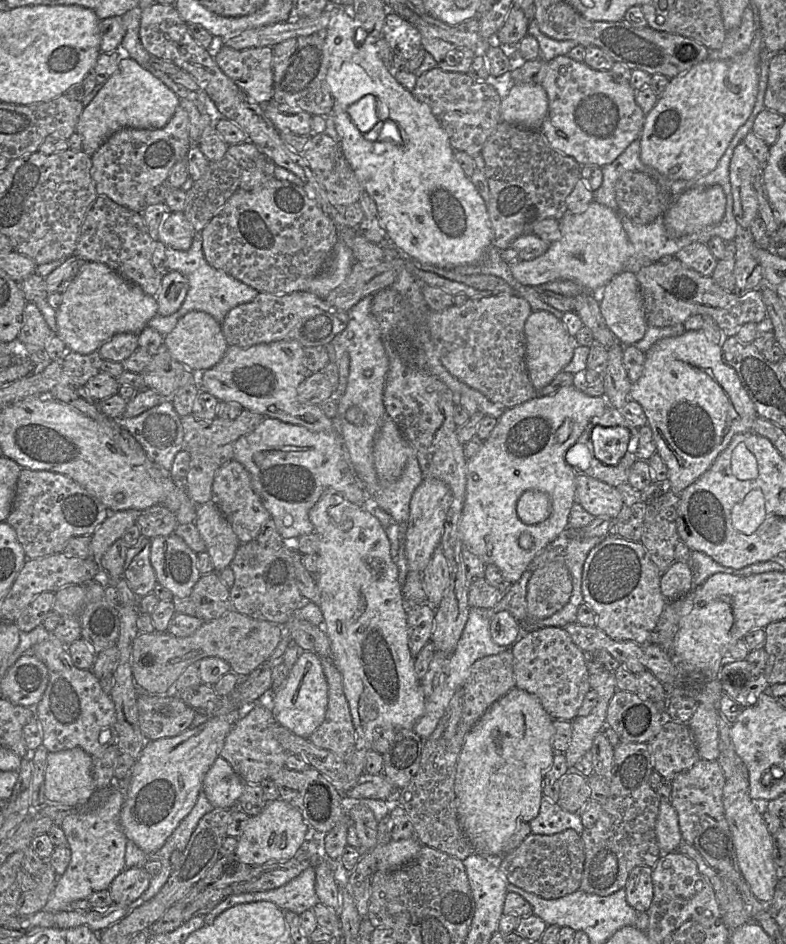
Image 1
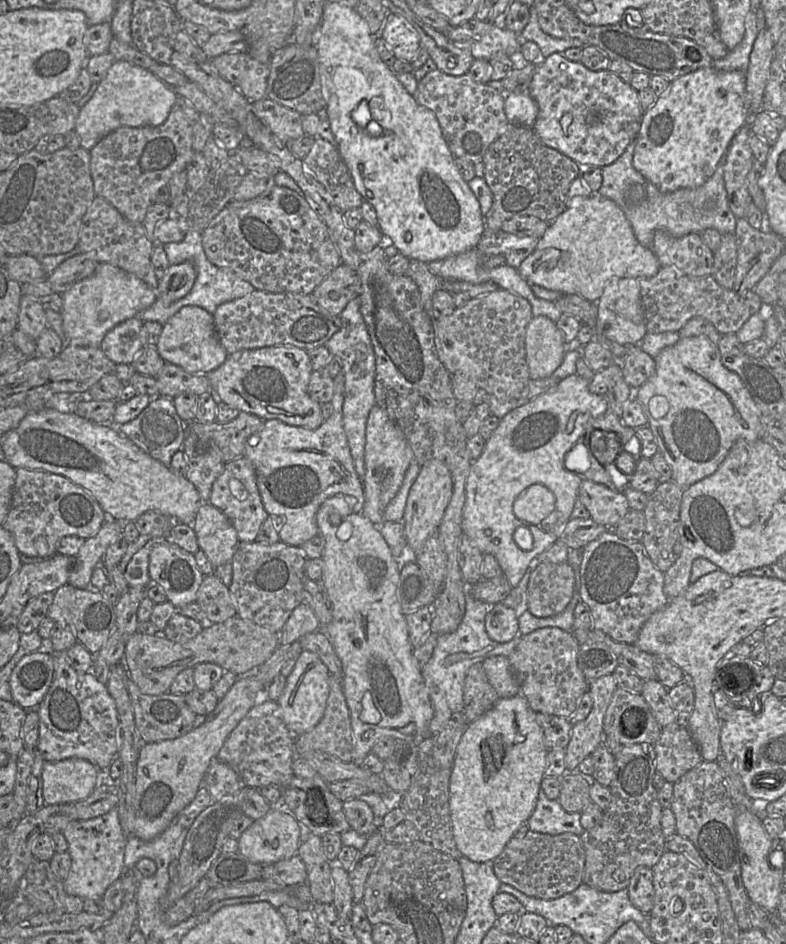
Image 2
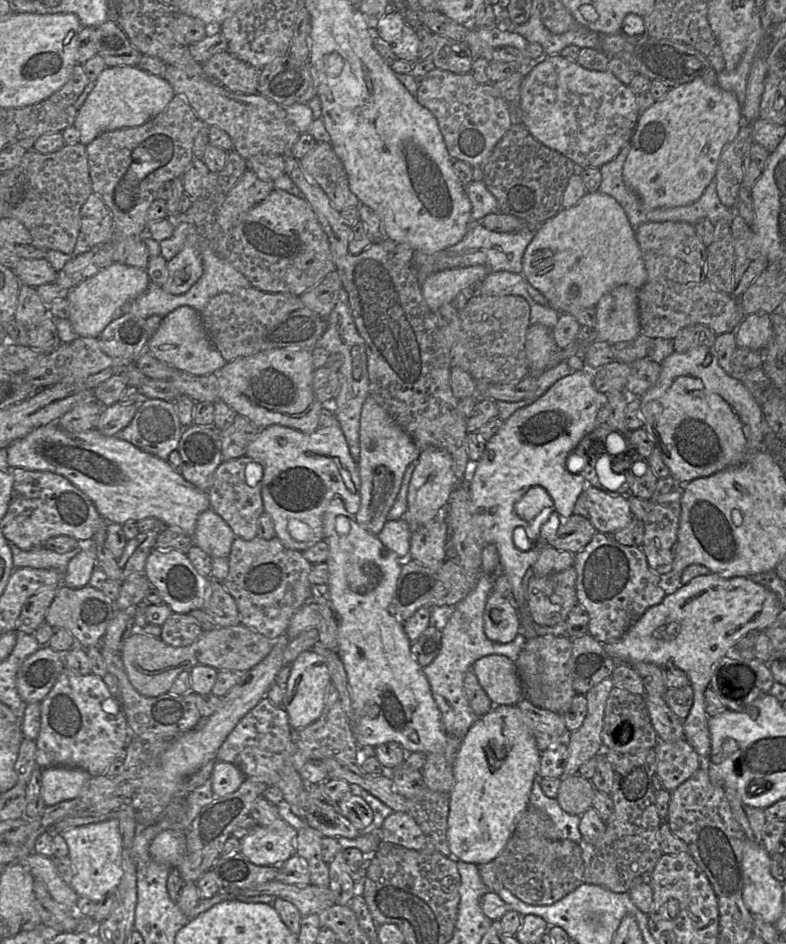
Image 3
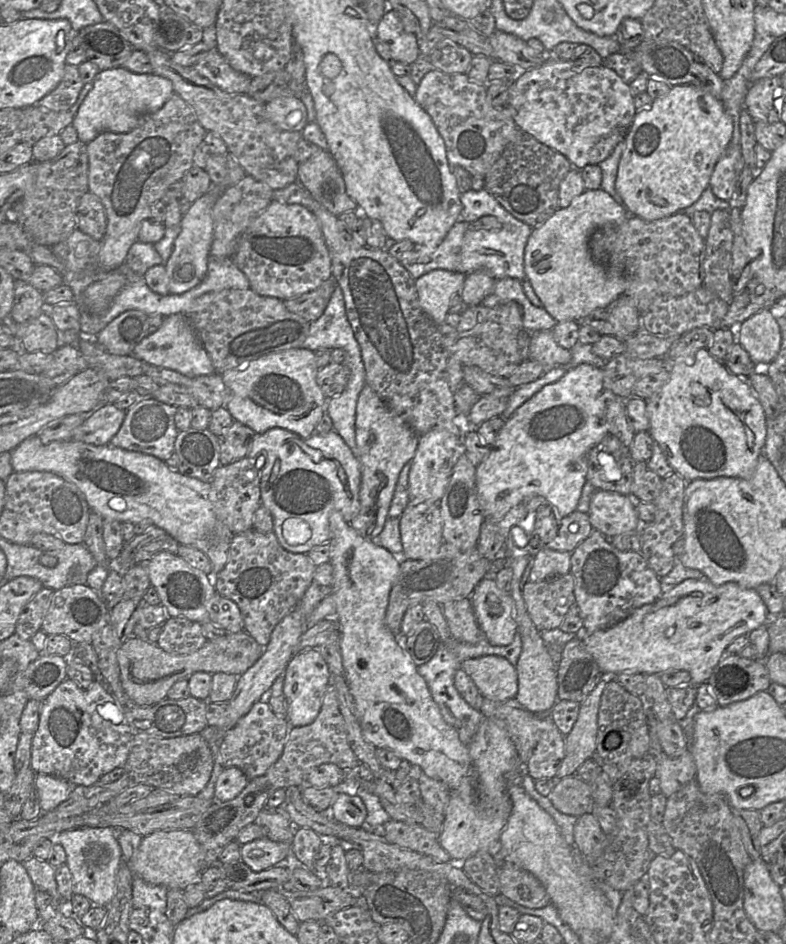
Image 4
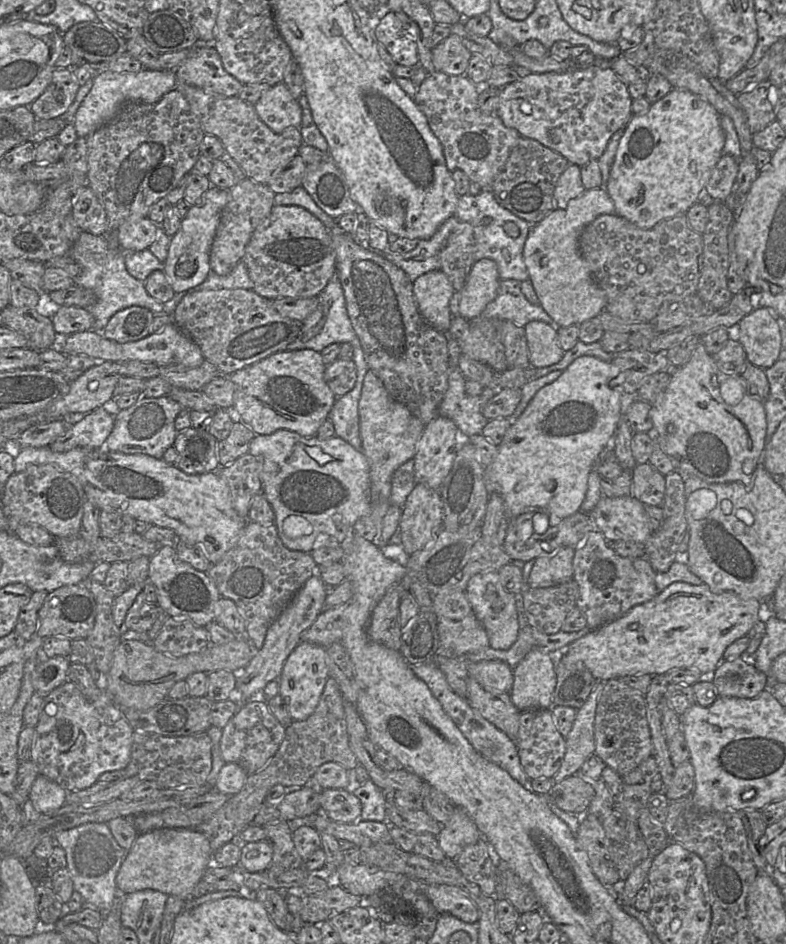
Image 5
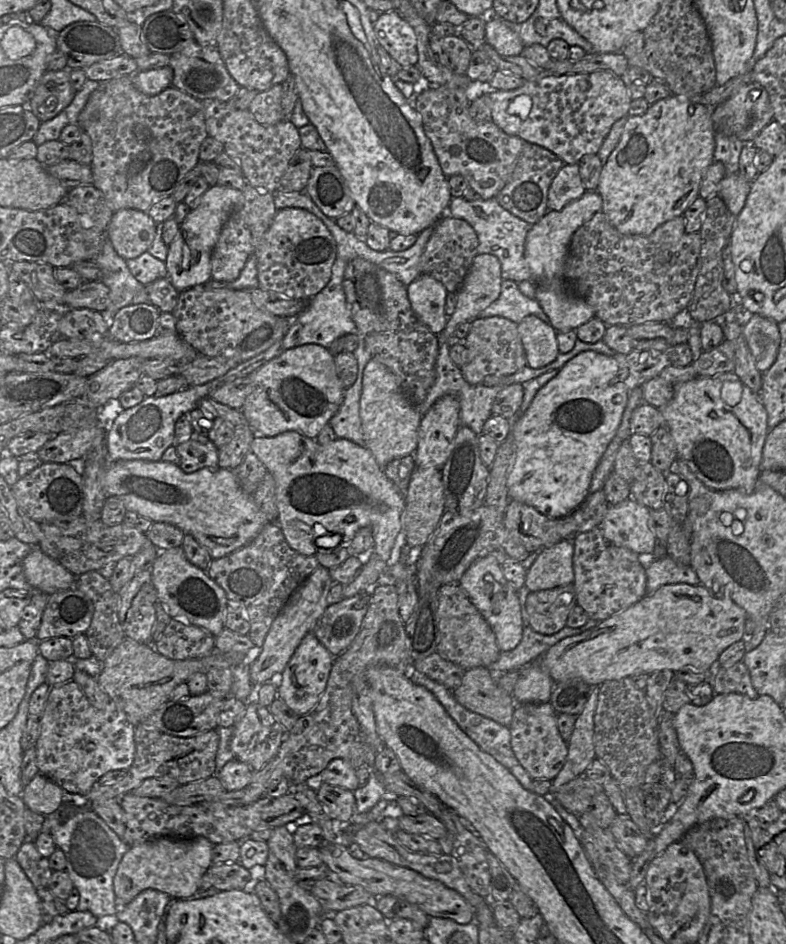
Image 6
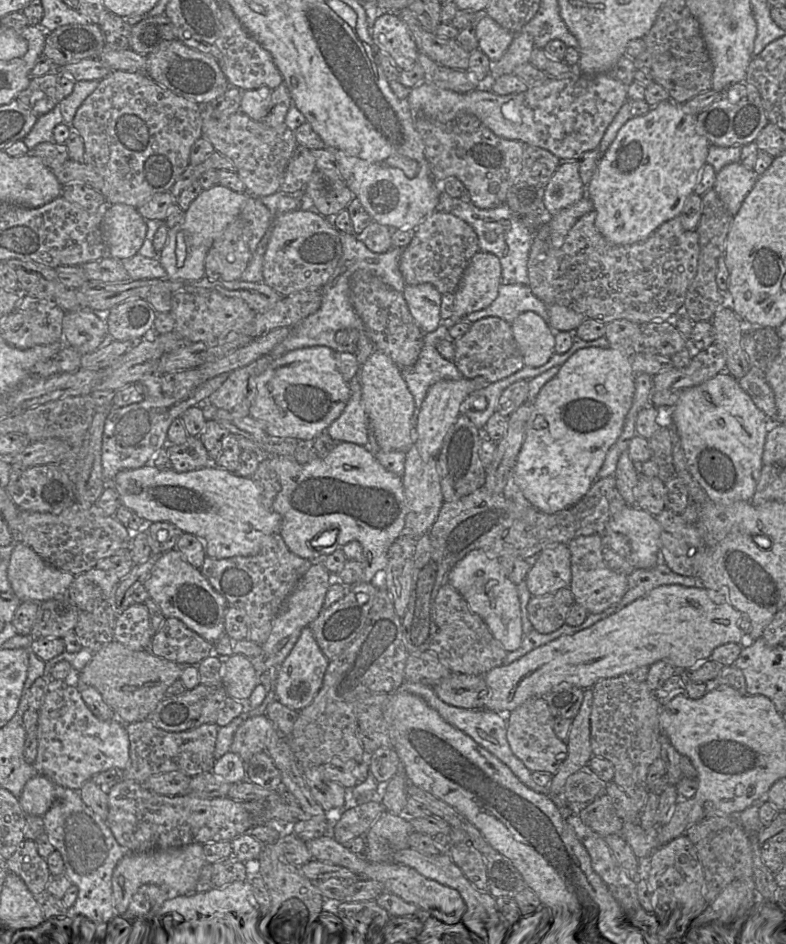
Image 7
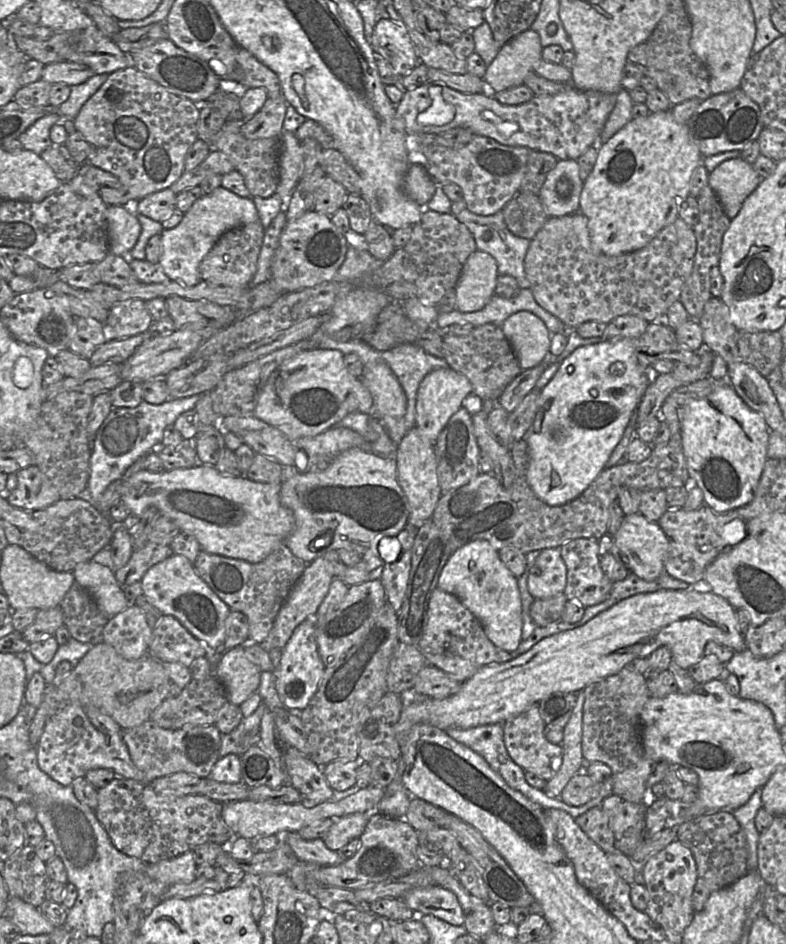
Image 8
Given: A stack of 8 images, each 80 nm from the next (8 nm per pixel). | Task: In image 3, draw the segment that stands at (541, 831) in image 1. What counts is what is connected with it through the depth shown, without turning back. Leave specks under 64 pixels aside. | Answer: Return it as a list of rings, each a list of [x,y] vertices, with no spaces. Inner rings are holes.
[[[539,777],[533,781],[529,804],[531,808],[540,810],[550,819],[548,838],[552,840],[569,839],[576,843],[581,841],[580,816],[568,814],[561,809],[556,798],[546,796],[541,789]]]

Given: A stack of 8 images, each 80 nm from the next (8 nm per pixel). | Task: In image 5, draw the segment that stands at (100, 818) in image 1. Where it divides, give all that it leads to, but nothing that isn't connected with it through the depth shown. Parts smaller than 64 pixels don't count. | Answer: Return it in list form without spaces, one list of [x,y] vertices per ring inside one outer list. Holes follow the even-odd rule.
[[[85,823],[80,826],[57,832],[54,835],[56,845],[61,846],[66,853],[67,869],[73,881],[74,890],[82,895],[85,907],[95,907],[103,914],[108,912],[118,897],[116,876],[128,851],[123,849],[113,837],[107,823]]]

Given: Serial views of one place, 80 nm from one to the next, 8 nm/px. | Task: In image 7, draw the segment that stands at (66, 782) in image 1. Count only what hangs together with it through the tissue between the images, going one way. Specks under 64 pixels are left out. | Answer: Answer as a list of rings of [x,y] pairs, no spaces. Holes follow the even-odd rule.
[[[37,774],[27,781],[19,803],[27,816],[42,816],[54,802],[55,784],[46,776]]]

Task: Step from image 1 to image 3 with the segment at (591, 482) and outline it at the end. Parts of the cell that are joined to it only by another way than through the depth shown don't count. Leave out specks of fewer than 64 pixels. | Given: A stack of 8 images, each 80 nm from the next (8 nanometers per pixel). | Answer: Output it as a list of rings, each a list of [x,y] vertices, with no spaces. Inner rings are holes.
[[[591,485],[586,486],[584,494],[589,520],[597,532],[613,535],[632,522],[634,516],[626,495],[603,491]]]

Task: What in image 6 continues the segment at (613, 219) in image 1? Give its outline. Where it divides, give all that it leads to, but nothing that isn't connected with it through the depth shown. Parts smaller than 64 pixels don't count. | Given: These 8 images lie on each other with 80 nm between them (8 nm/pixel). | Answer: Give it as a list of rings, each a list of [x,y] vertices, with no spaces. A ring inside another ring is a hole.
[[[586,190],[584,195],[562,210],[549,210],[536,224],[530,227],[525,243],[525,259],[536,285],[535,299],[557,332],[576,330],[595,317],[594,309],[581,297],[573,294],[564,279],[564,266],[569,246],[575,231],[602,211],[603,200],[597,190]]]

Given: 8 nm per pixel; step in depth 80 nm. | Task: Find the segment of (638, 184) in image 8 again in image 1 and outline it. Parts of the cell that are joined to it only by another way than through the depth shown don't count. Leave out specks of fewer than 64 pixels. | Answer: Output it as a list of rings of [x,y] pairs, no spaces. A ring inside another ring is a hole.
[[[757,30],[744,53],[725,60],[706,59],[672,78],[645,117],[639,139],[643,164],[671,180],[691,180],[713,171],[755,106],[762,48],[763,35]]]

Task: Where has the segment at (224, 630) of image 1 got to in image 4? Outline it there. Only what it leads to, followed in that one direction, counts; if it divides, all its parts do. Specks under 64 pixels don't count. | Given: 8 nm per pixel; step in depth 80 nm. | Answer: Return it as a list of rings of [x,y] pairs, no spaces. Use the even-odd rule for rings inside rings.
[[[244,630],[237,633],[227,632],[223,636],[207,640],[200,649],[182,655],[167,653],[156,643],[131,636],[121,644],[117,652],[117,661],[126,694],[136,704],[149,706],[166,698],[177,681],[189,679],[196,672],[242,675],[262,656],[264,648]]]

